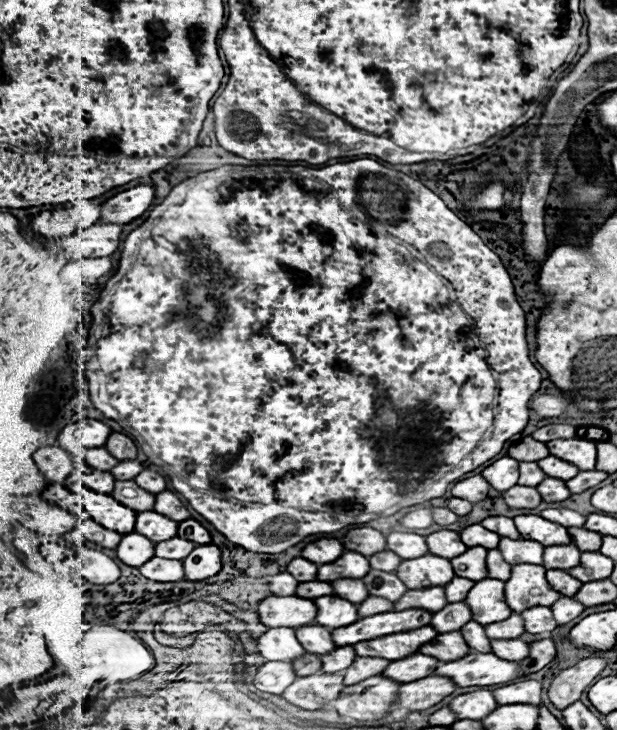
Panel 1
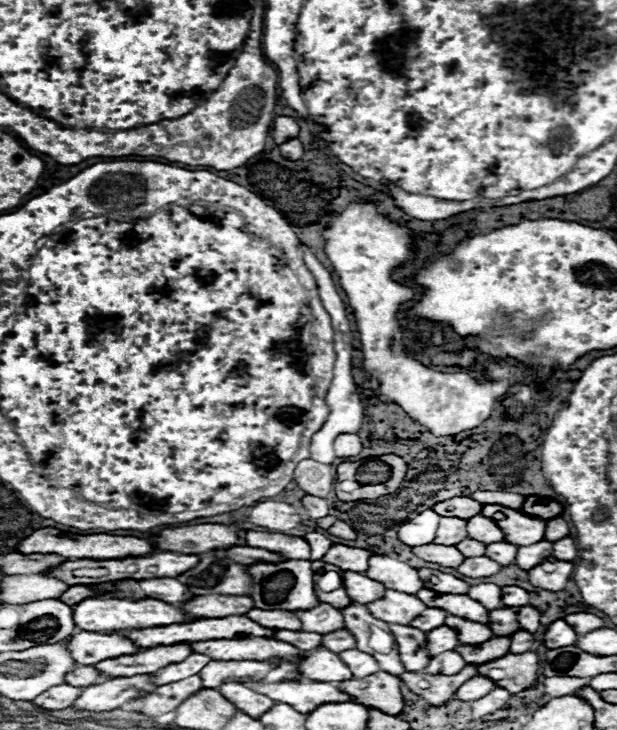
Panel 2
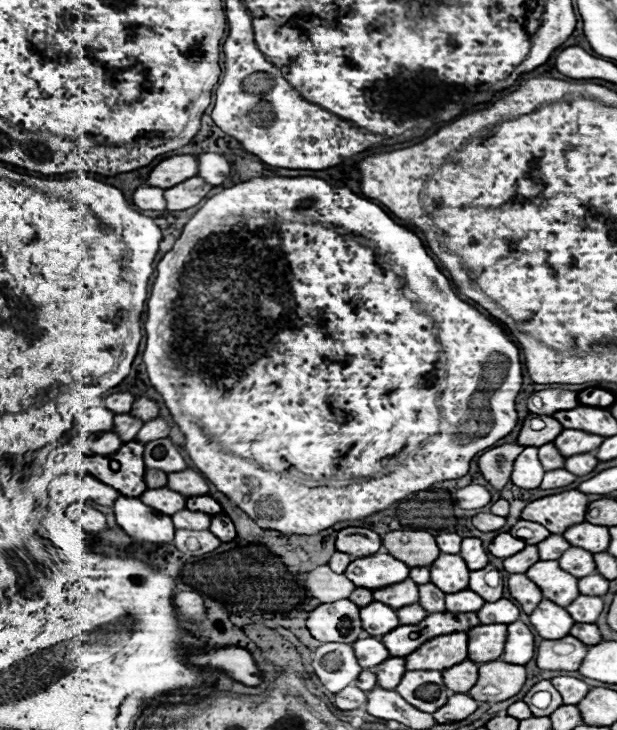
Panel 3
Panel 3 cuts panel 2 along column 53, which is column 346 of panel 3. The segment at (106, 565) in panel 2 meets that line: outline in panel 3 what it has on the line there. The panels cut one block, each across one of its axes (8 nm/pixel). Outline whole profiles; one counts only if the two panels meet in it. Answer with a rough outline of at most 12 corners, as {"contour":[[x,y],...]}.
{"contour":[[390,554],[356,558],[346,568],[358,588],[384,588],[408,578]]}

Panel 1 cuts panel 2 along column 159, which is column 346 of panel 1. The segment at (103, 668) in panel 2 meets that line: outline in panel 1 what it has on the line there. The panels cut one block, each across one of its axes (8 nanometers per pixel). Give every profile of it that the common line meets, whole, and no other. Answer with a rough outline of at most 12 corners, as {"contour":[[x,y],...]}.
{"contour":[[352,646],[322,656],[322,672],[336,674],[352,666]]}

